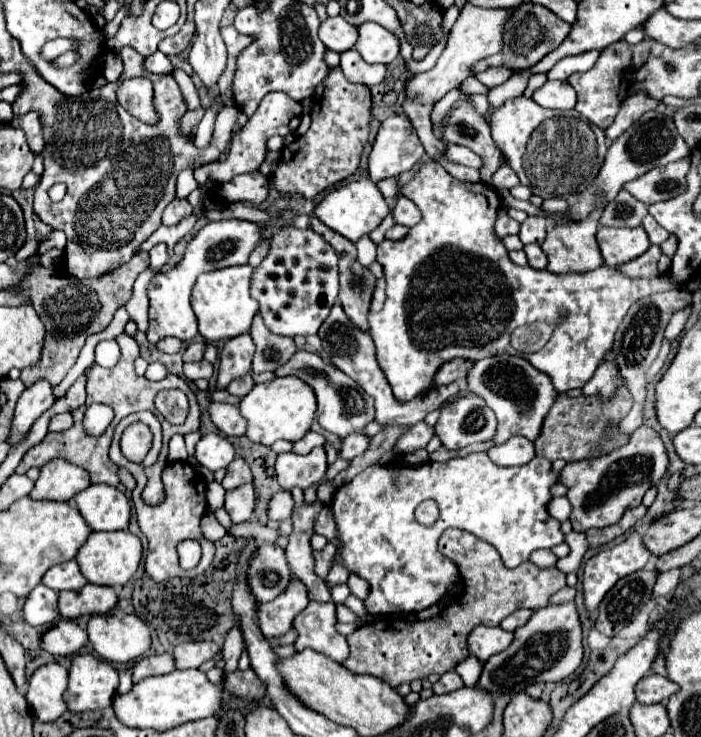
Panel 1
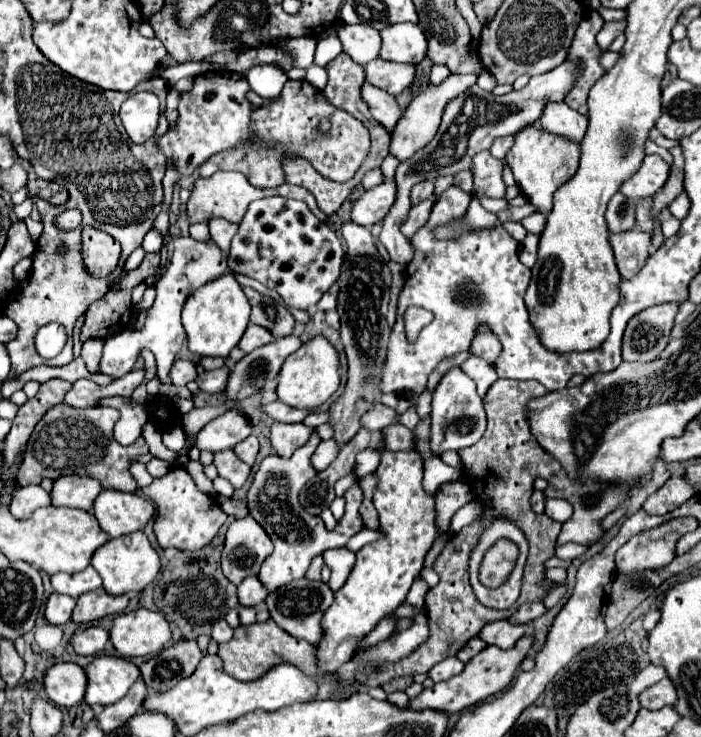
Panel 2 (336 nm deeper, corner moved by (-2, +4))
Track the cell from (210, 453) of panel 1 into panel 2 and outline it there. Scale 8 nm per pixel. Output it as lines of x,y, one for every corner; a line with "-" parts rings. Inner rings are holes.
236,408
224,412
222,416
208,422
196,436
196,446
200,450
220,452
226,448
234,448
238,442
252,434
250,420

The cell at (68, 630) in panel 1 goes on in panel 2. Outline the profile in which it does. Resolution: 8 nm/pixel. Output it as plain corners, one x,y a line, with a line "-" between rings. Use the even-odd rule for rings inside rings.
98,626
78,630
70,640
74,652
80,654
80,656
96,656
96,654
100,654
104,650
106,642
108,642
108,632
104,628
98,628

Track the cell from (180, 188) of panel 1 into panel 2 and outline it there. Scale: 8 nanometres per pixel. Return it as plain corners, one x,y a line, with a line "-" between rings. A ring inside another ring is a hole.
150,230
150,232
144,236
144,242
142,242
144,252
160,252
162,246
164,246
164,238
162,238
156,230

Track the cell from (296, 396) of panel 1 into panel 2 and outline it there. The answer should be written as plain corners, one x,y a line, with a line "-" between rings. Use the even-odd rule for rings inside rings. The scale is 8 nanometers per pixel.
314,336
312,340
304,342
286,362
282,364
280,370
280,384
278,384
278,400
286,402
292,408
318,408
324,404
340,386
340,358
338,350
330,344
328,338
324,336

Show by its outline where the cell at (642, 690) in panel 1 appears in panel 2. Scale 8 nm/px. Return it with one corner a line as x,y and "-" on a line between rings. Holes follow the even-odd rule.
662,678
658,684
646,688
640,694
640,704
646,710
660,710
664,706
676,704
676,688
670,678

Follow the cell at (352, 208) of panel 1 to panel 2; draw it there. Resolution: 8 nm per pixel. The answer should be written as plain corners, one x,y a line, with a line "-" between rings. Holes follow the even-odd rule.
382,182
380,186
364,192
352,206
352,222
372,226
380,222
396,200
396,182

